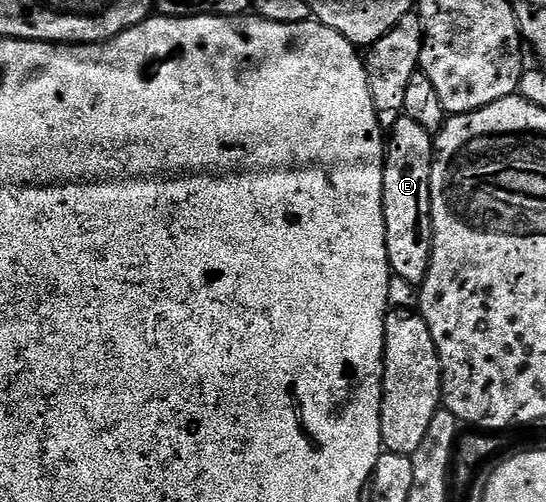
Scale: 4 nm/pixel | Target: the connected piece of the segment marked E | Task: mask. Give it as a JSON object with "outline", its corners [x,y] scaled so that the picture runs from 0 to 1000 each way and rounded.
{"outline":[[[736,229],[725,251],[712,257],[707,289],[707,329],[703,331],[703,458],[711,490],[714,540],[744,566],[771,570],[788,536],[788,508],[795,496],[795,460],[791,458],[791,331],[795,329],[797,273],[762,235]]]}

